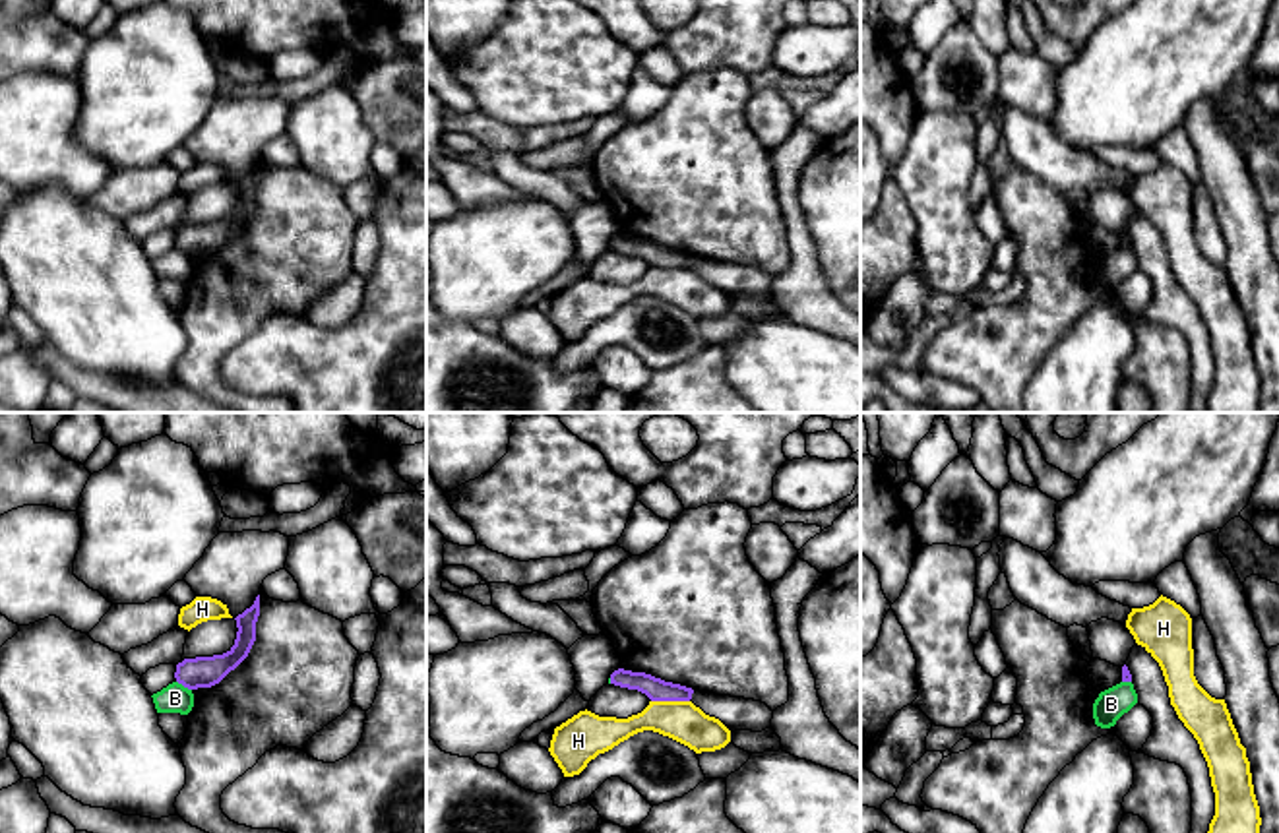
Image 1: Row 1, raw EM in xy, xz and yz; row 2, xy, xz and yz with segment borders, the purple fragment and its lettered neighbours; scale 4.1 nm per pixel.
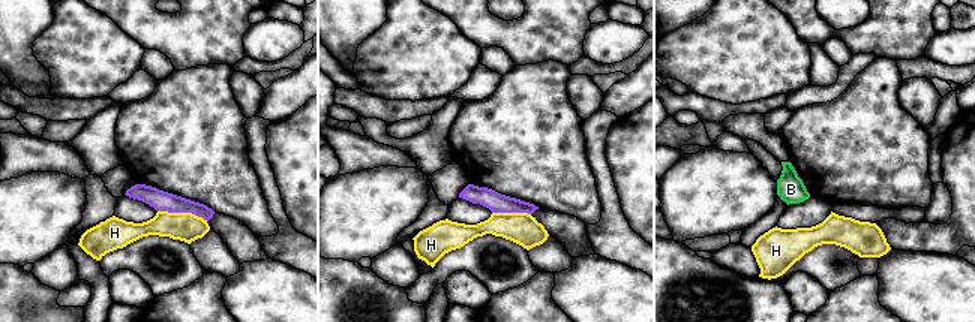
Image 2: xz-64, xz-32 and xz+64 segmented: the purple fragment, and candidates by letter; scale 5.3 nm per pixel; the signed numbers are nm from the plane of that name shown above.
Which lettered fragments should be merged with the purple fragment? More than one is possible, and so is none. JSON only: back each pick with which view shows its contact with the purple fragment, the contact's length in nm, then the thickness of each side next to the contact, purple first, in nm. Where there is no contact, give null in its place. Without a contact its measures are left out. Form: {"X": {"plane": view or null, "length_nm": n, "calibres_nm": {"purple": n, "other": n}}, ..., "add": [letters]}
{"add": []}

